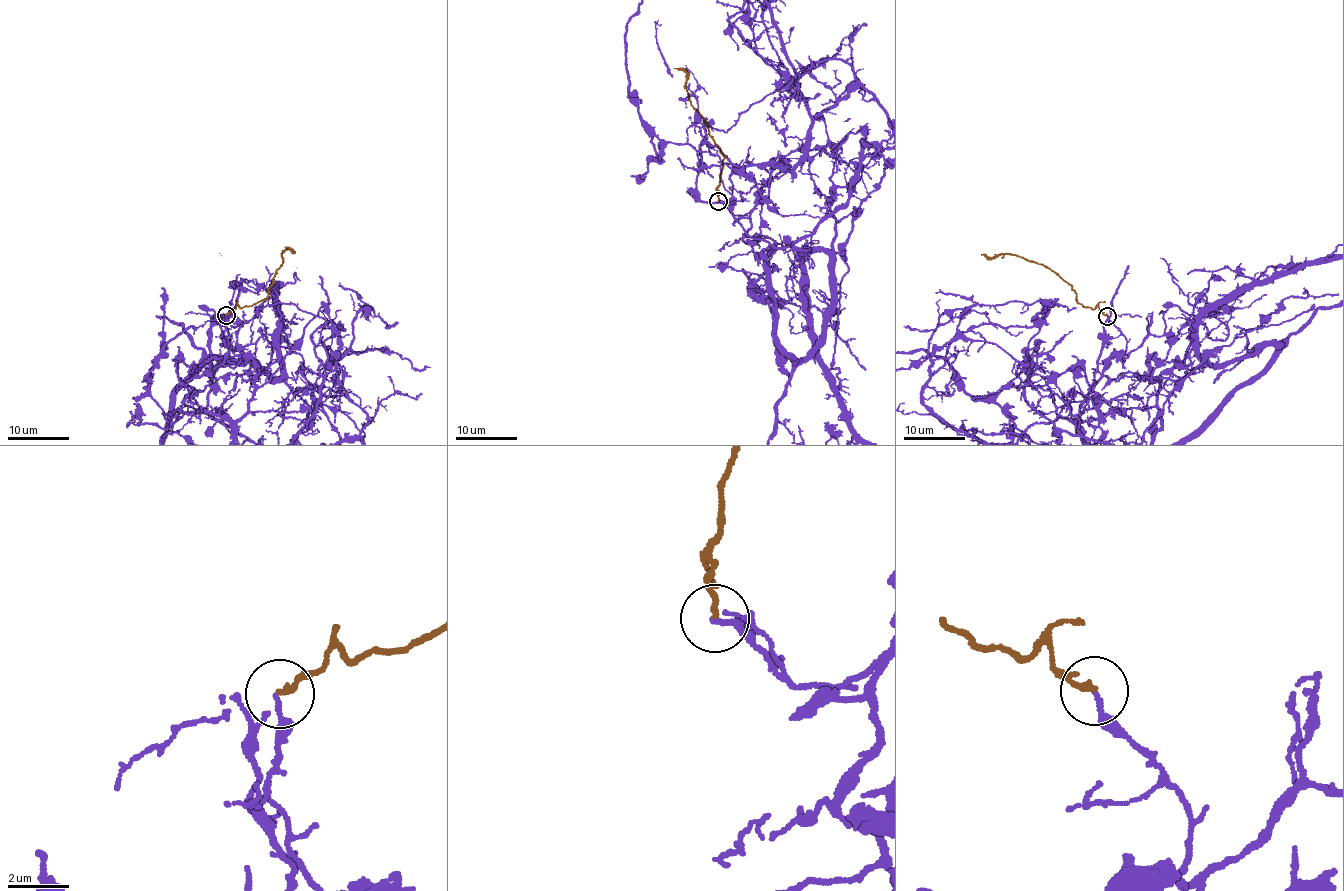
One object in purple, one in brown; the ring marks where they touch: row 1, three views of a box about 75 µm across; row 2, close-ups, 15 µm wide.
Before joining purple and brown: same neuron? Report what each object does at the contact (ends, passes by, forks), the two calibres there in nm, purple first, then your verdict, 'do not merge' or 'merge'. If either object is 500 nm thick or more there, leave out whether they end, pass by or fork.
purple ends; brown passes by; calibres 140 and 130 nm; merge

